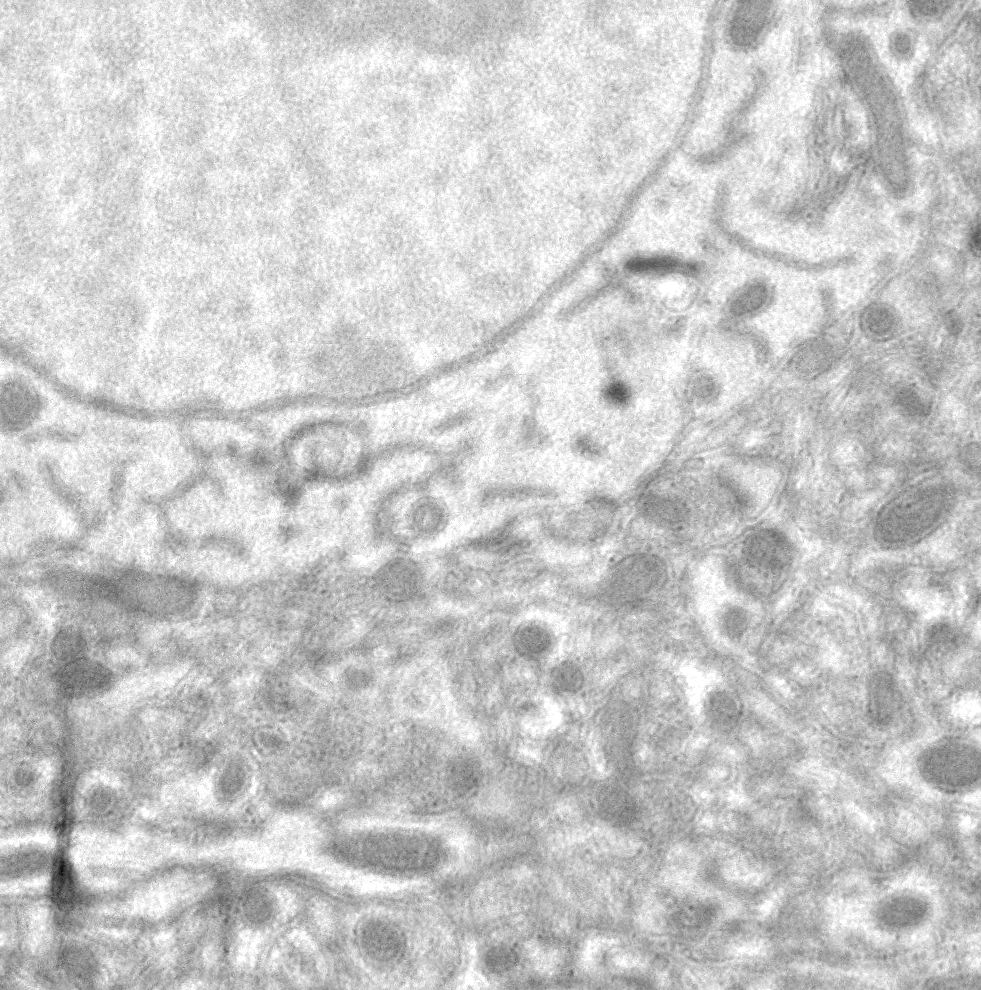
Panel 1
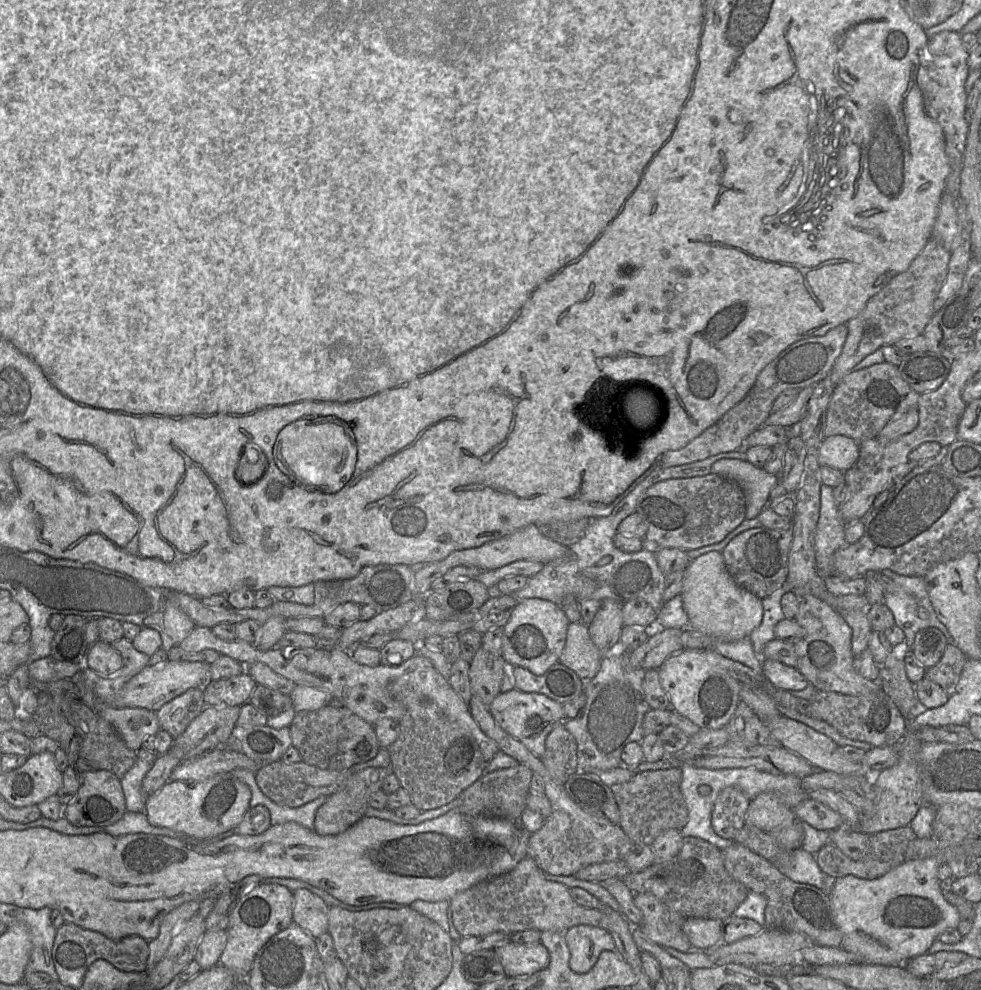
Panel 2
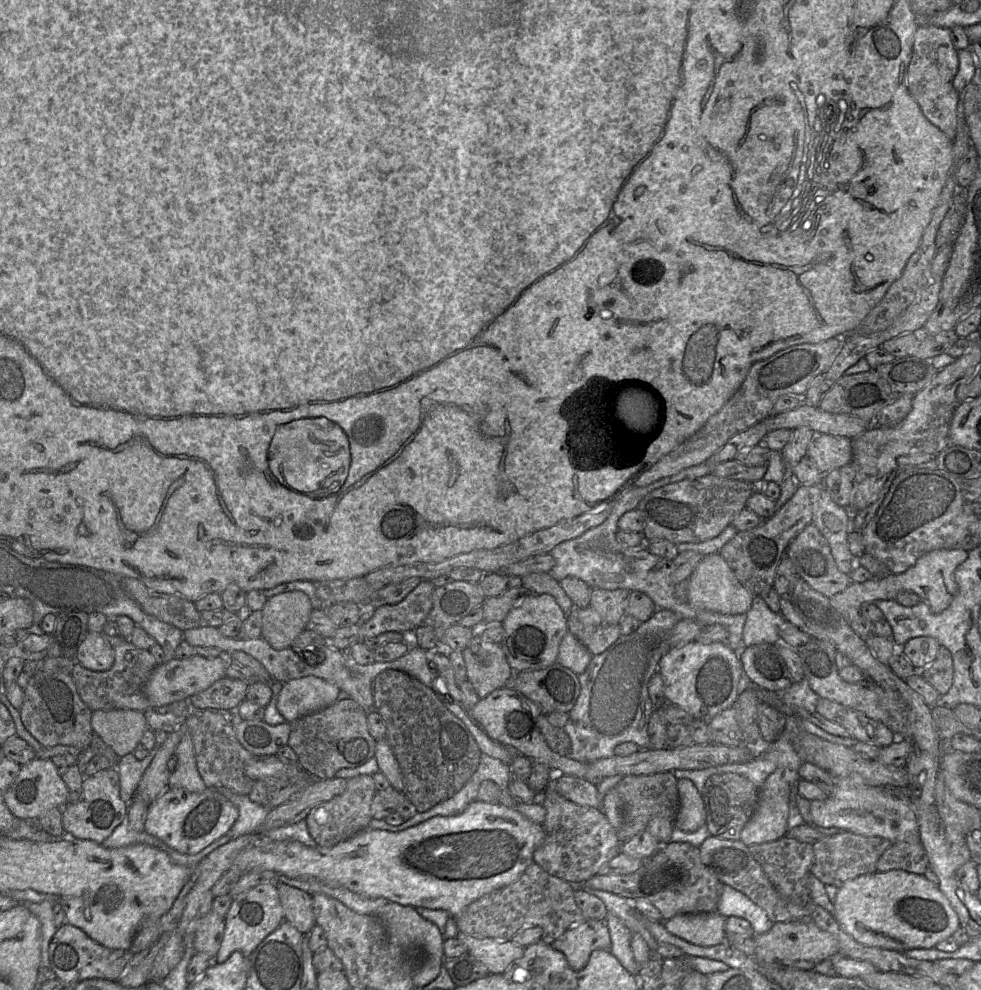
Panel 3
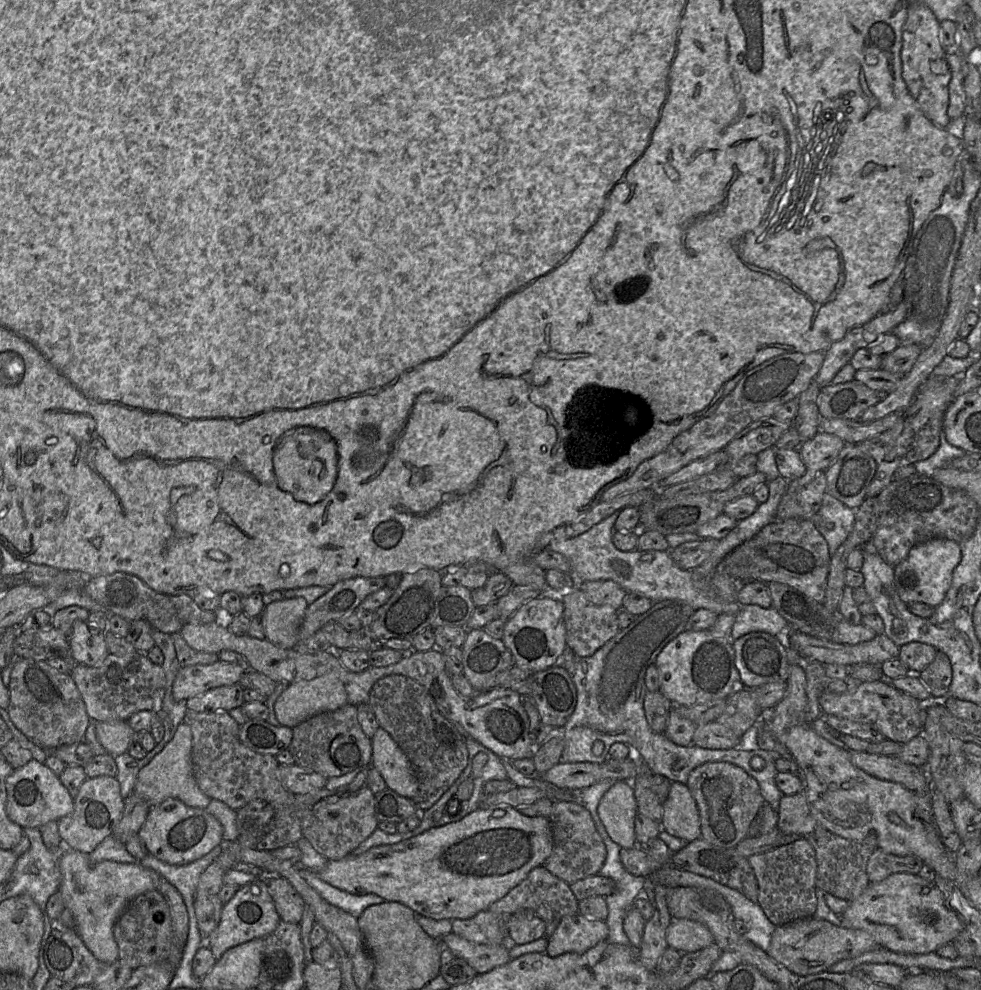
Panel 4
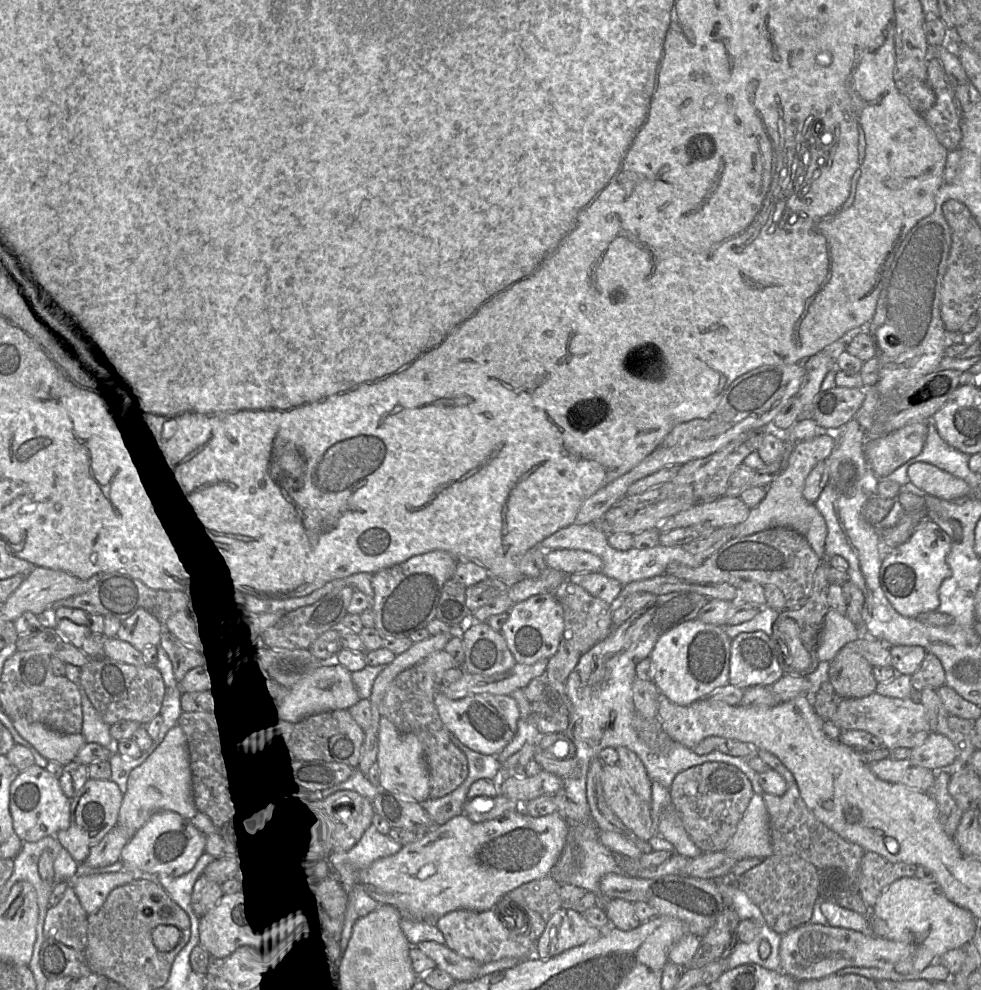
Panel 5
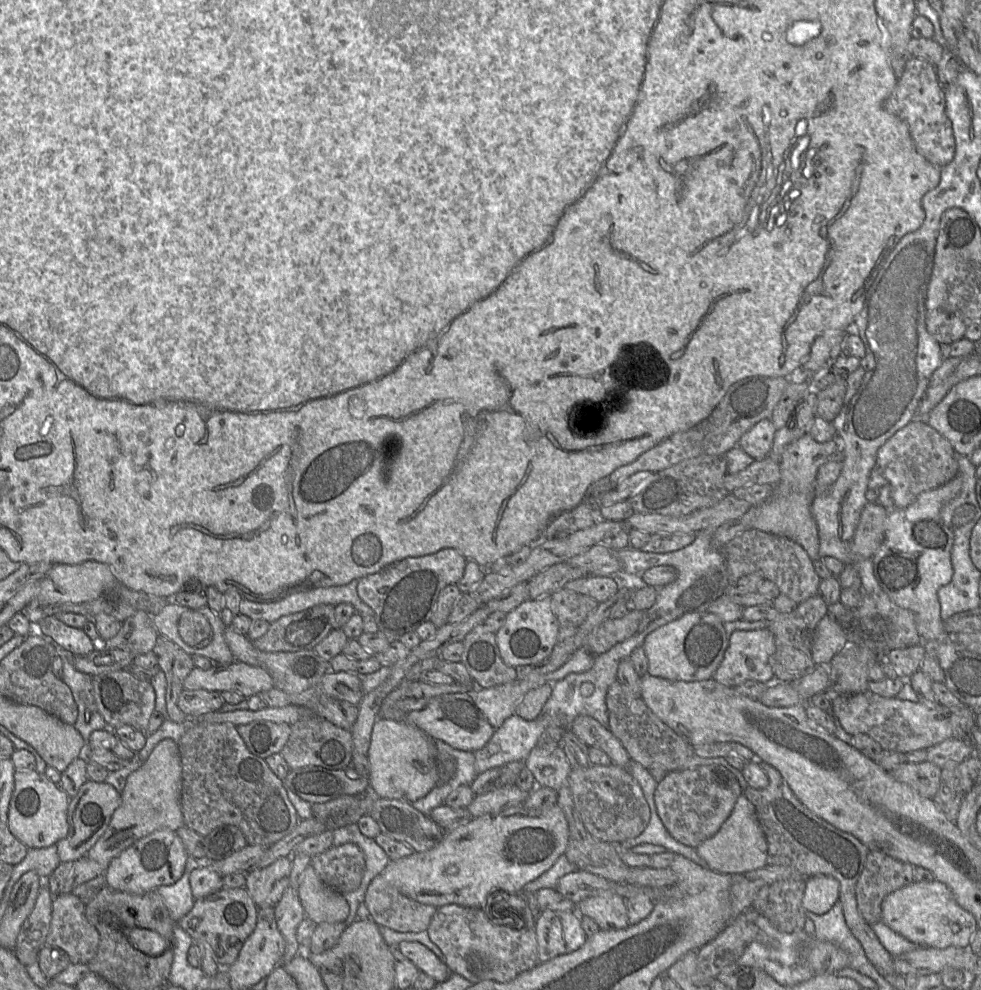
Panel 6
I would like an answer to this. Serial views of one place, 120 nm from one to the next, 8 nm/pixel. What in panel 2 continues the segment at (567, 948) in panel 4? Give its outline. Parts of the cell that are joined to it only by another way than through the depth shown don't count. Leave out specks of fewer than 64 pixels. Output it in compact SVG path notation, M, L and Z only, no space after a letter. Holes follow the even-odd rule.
M577 925L564 935L570 952L569 967L577 973L589 971L603 951L615 950L611 933L597 926Z

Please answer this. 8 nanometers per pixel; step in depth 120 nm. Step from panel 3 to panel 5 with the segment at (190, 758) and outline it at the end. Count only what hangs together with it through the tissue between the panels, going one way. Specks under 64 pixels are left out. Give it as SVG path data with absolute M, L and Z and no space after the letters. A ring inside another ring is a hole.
M180 725L172 727L153 753L130 772L118 825L126 828L131 838L153 814L164 810L176 812L189 820L198 812L193 798L188 744Z

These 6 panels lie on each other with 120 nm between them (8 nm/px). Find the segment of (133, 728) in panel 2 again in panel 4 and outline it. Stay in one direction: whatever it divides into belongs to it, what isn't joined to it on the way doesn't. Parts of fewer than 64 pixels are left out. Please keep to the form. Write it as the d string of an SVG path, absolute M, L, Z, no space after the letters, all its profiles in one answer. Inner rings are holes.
M111 720L95 723L96 737L107 753L116 757L124 754L133 740L136 732L127 720Z

